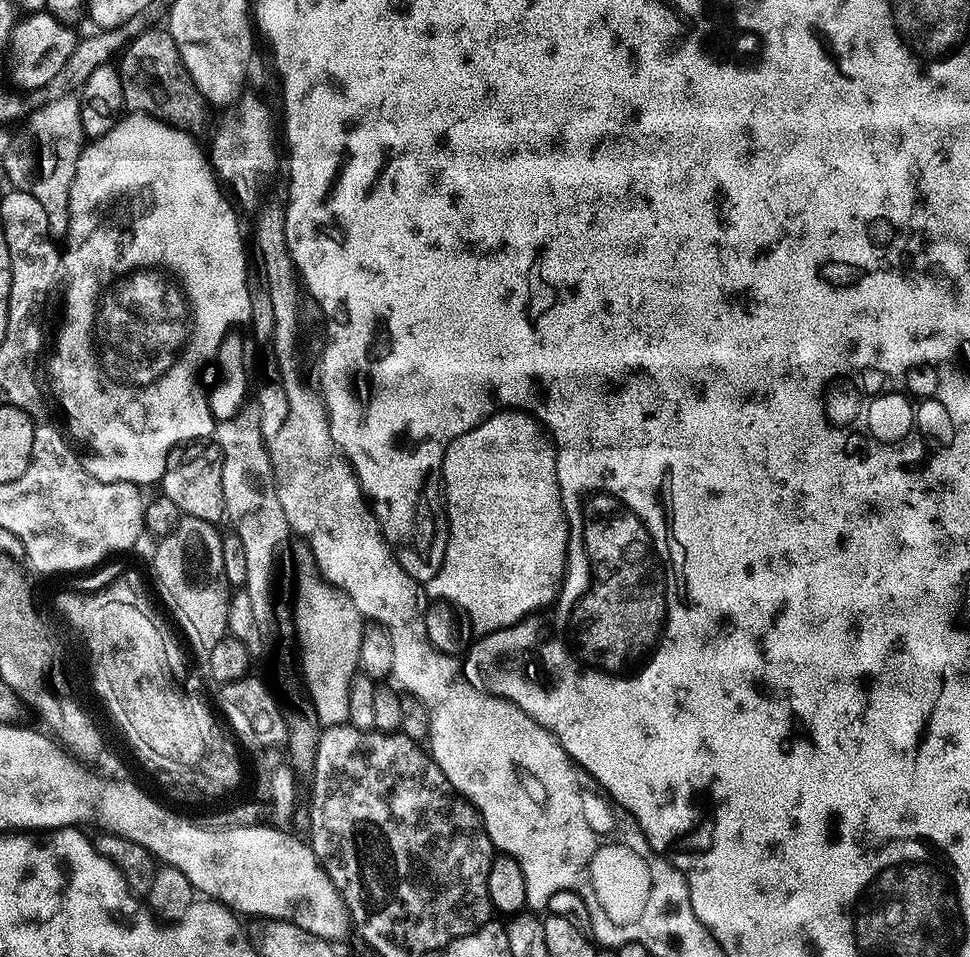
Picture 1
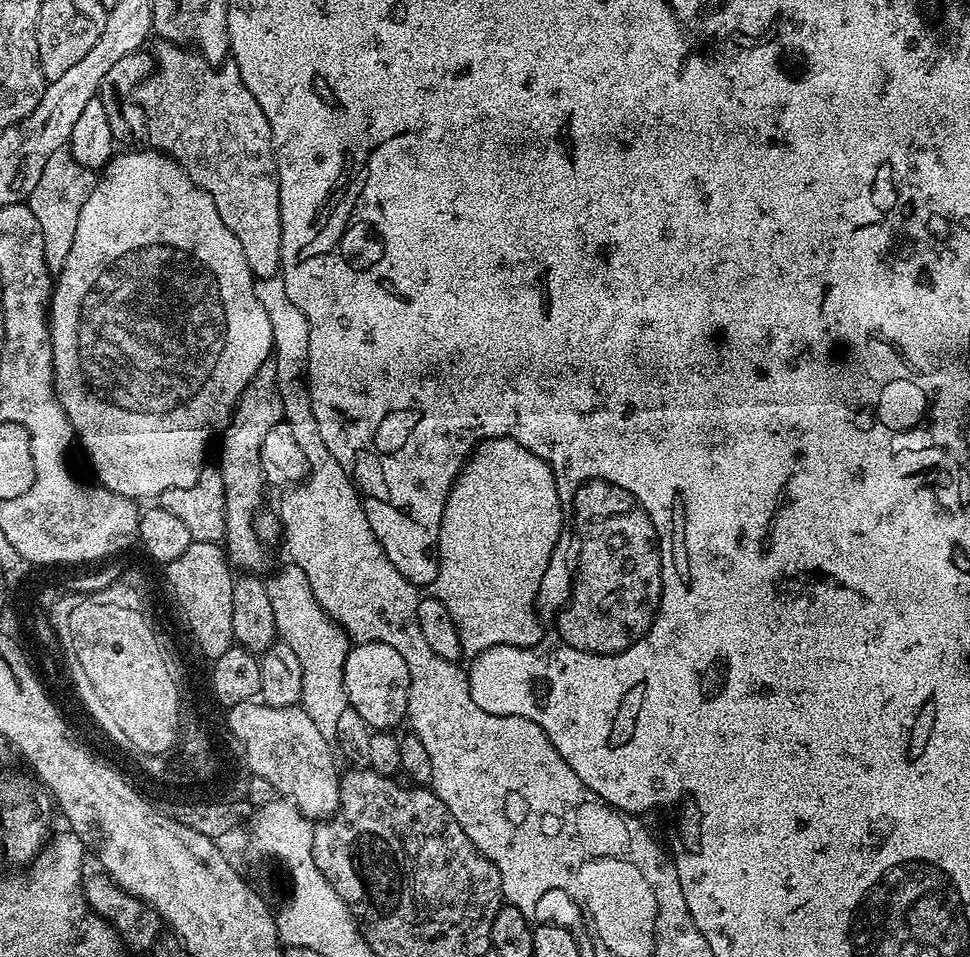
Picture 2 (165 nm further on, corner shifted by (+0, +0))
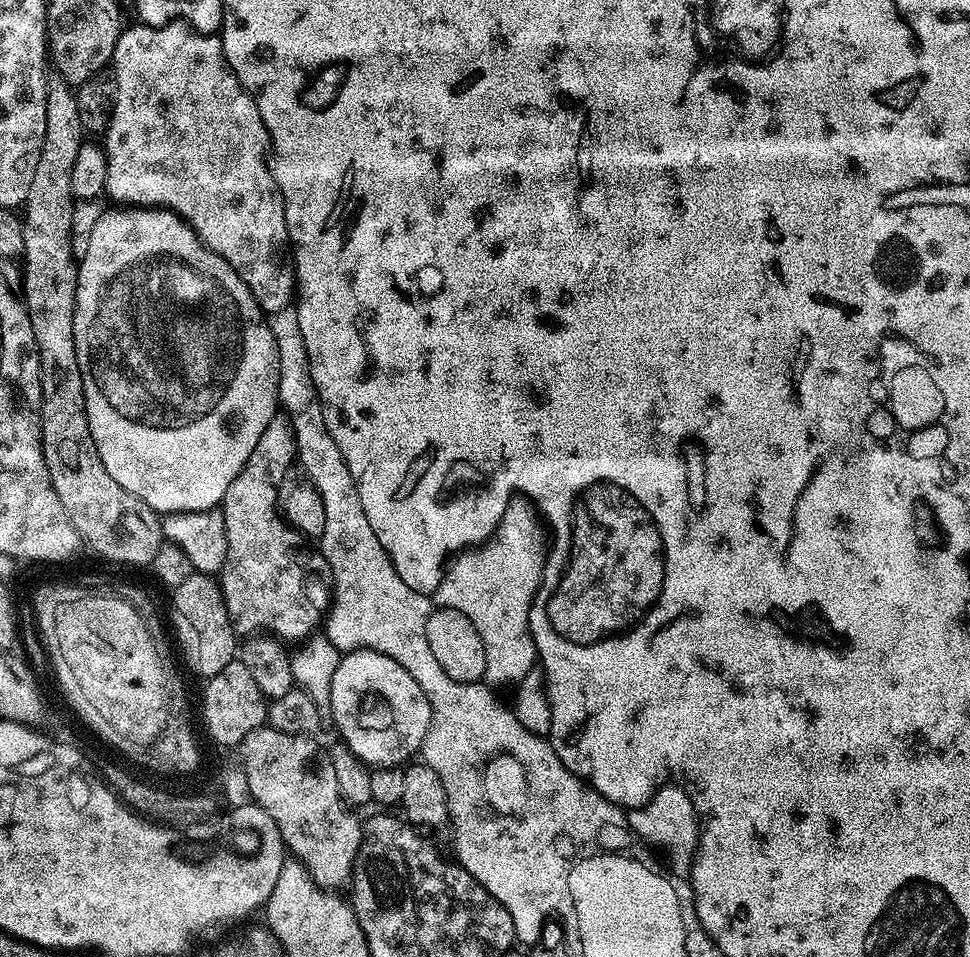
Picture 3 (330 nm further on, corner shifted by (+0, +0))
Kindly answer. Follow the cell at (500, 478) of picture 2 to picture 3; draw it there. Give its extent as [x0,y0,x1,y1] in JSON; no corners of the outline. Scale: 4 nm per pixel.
[430,498,550,686]

